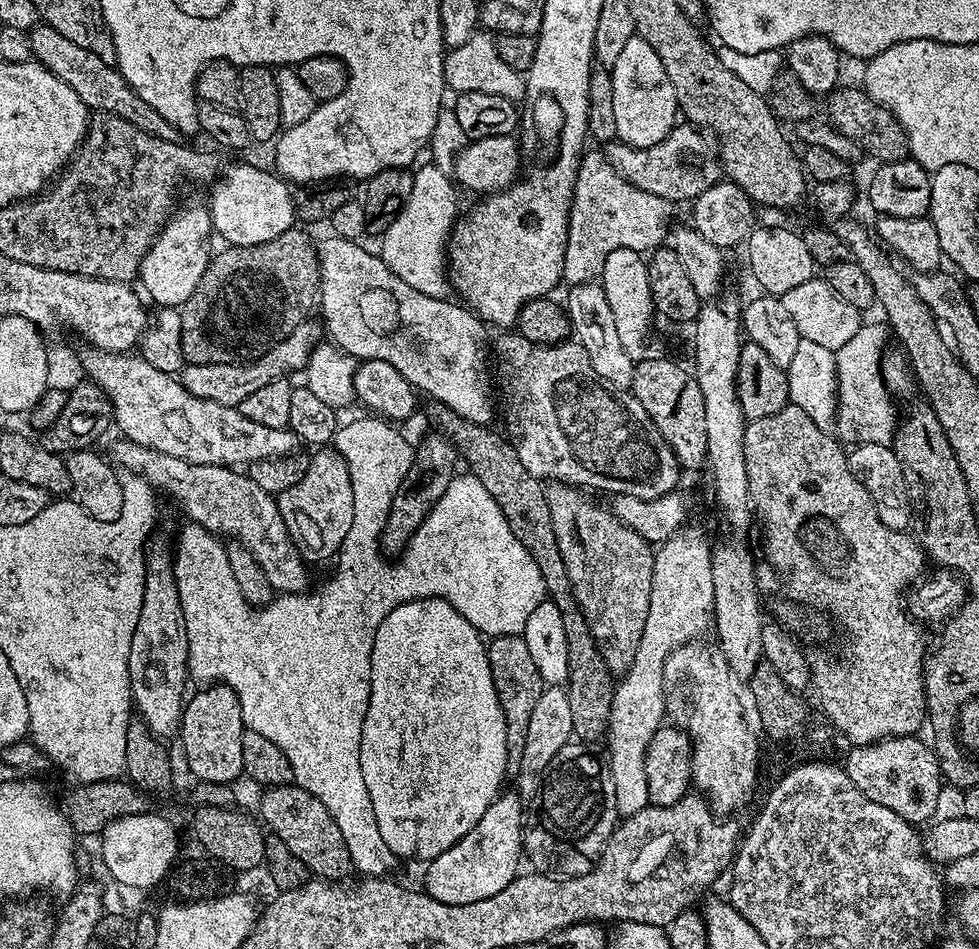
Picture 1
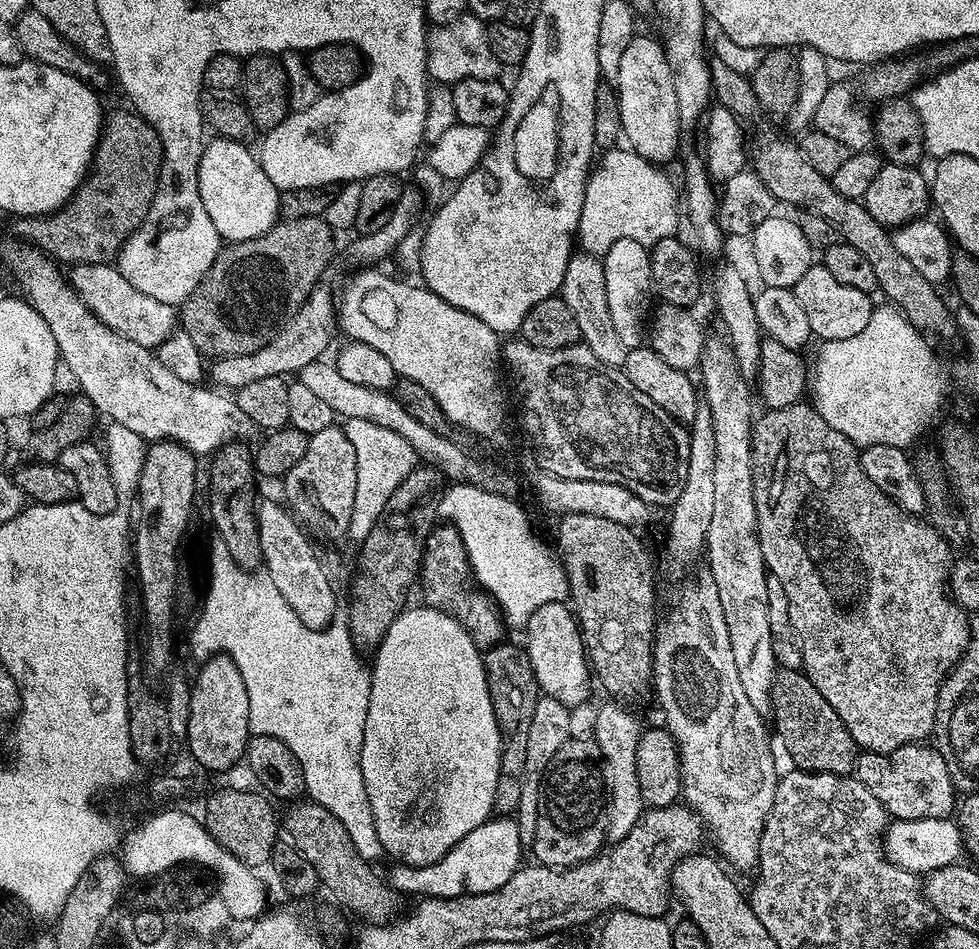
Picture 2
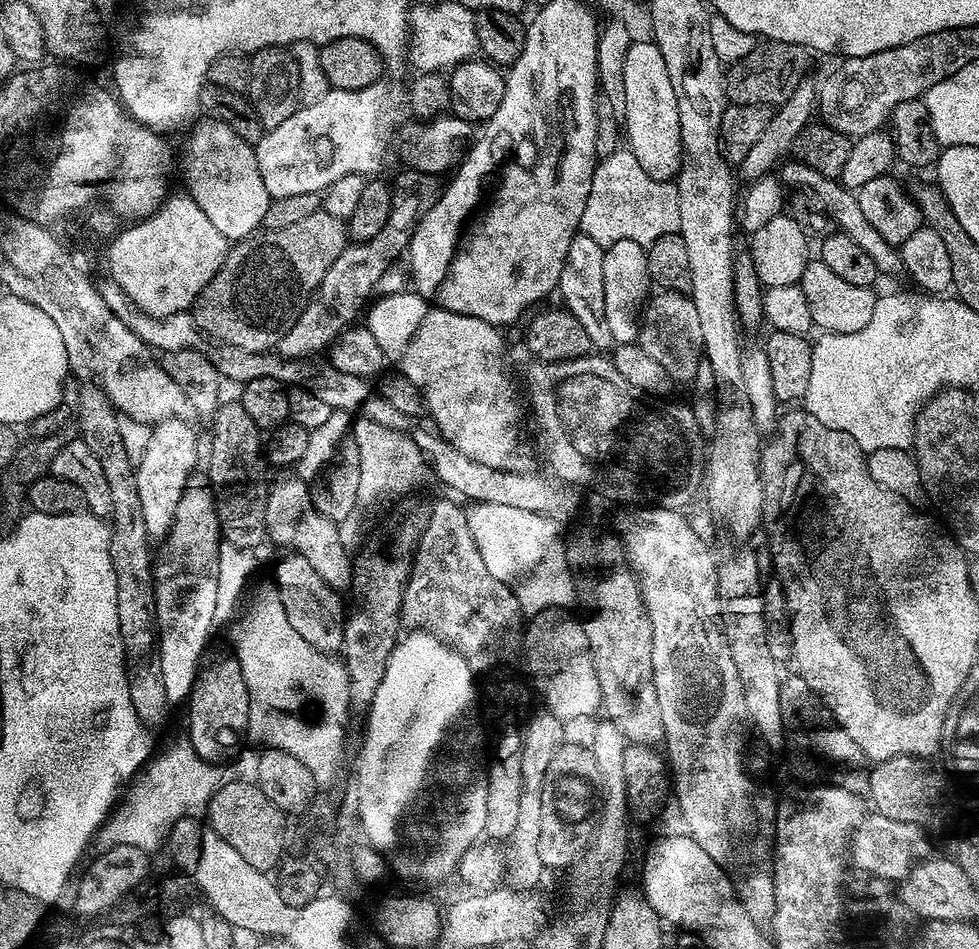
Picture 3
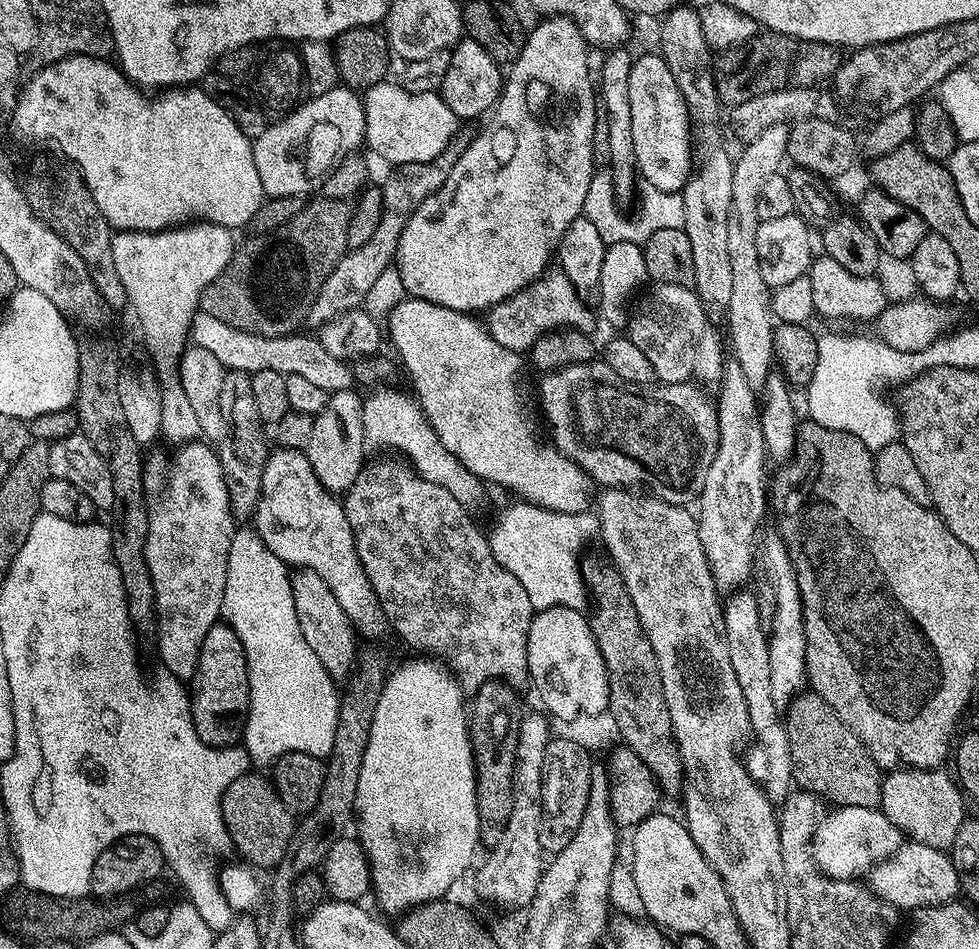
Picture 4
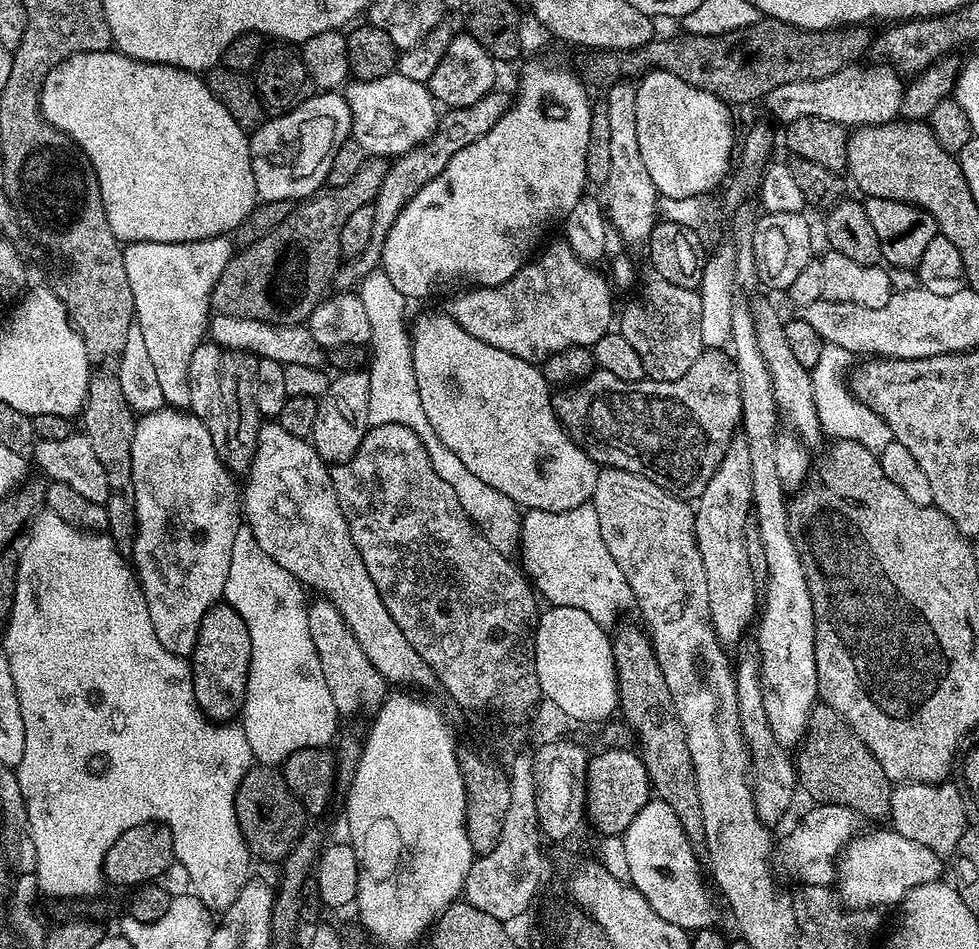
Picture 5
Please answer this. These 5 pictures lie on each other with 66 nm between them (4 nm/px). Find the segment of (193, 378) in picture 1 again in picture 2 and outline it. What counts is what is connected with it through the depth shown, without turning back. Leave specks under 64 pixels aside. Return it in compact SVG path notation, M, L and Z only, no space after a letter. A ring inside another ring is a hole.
M317 286L306 298L306 302L294 314L288 323L280 329L262 350L254 354L242 354L241 356L221 356L211 365L210 380L212 376L213 385L224 390L235 390L246 386L250 382L258 382L258 378L270 378L271 376L291 377L298 374L306 366L317 363L320 356L332 344L332 335L338 332L338 304L334 299L334 292L325 286Z

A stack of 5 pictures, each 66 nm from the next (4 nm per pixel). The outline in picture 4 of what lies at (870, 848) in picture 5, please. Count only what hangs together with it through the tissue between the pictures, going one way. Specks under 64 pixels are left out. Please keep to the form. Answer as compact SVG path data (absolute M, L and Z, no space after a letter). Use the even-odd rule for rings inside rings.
M905 842L900 849L880 864L874 865L870 873L872 893L896 908L919 910L933 904L950 904L961 895L960 879L947 851Z

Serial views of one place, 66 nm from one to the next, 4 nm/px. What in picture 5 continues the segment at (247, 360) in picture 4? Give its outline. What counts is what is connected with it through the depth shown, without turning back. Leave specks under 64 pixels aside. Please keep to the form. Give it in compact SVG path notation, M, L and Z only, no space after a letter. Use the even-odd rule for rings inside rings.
M213 315L208 321L207 335L211 343L219 344L221 349L229 352L248 352L262 360L273 360L279 364L297 364L307 368L319 369L325 363L326 352L318 342L314 342L314 334L310 334L307 326L299 324L267 324L250 318L238 318L237 316Z

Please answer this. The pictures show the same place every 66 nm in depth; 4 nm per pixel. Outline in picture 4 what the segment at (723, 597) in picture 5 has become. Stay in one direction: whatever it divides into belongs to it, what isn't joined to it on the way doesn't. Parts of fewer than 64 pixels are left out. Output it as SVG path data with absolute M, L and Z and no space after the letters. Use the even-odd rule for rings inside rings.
M729 359L724 365L718 397L718 450L714 454L714 462L710 462L704 489L698 497L698 534L702 538L702 548L716 583L716 591L732 594L743 589L753 579L752 560L758 548L756 531L760 528L764 508L766 512L769 507L770 492L766 487L766 476L764 480L766 453L758 396L746 382L742 366L736 359Z

